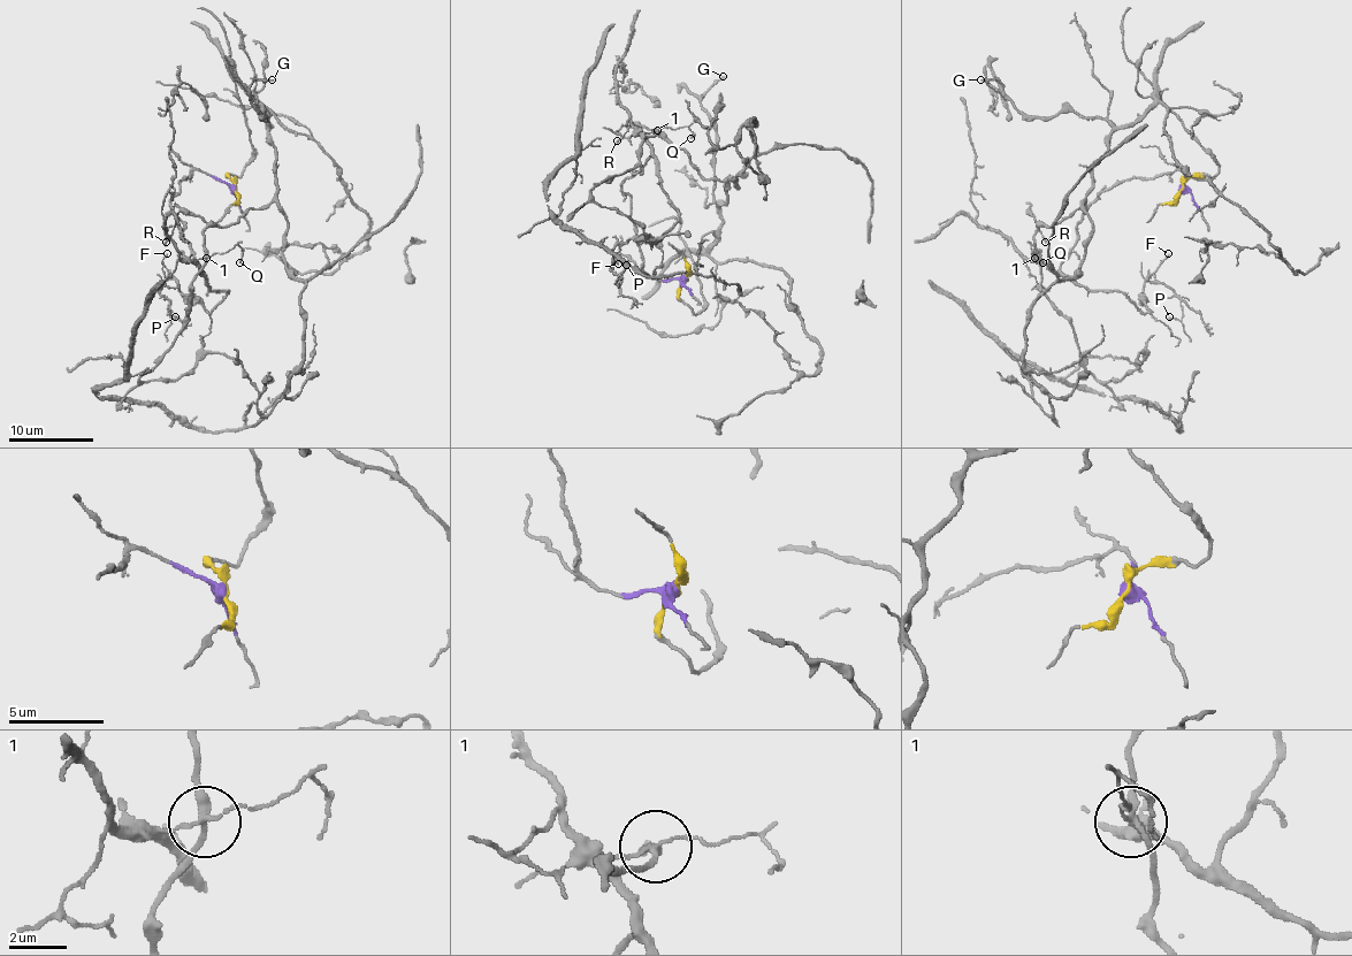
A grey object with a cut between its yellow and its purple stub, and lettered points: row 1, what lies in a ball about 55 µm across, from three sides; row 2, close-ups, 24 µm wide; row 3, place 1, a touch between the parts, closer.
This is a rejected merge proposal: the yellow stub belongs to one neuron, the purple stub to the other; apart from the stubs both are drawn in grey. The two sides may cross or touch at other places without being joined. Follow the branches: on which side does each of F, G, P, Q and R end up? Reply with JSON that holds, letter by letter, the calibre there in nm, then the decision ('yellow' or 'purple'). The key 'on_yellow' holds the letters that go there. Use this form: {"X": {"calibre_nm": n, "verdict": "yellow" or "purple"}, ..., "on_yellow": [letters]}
{"F": {"calibre_nm": 120, "verdict": "purple"}, "G": {"calibre_nm": 140, "verdict": "yellow"}, "P": {"calibre_nm": 120, "verdict": "purple"}, "Q": {"calibre_nm": 80, "verdict": "purple"}, "R": {"calibre_nm": 110, "verdict": "yellow"}, "on_yellow": ["G", "R"]}

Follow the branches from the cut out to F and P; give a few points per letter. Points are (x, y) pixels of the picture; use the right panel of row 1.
F: (1182, 188), (1175, 169), (1116, 182), (1060, 268), (1144, 312), (1144, 284), (1169, 253)
P: (1182, 188), (1175, 169), (1116, 182), (1060, 268), (1146, 312), (1144, 283), (1165, 283), (1182, 319), (1169, 316)

